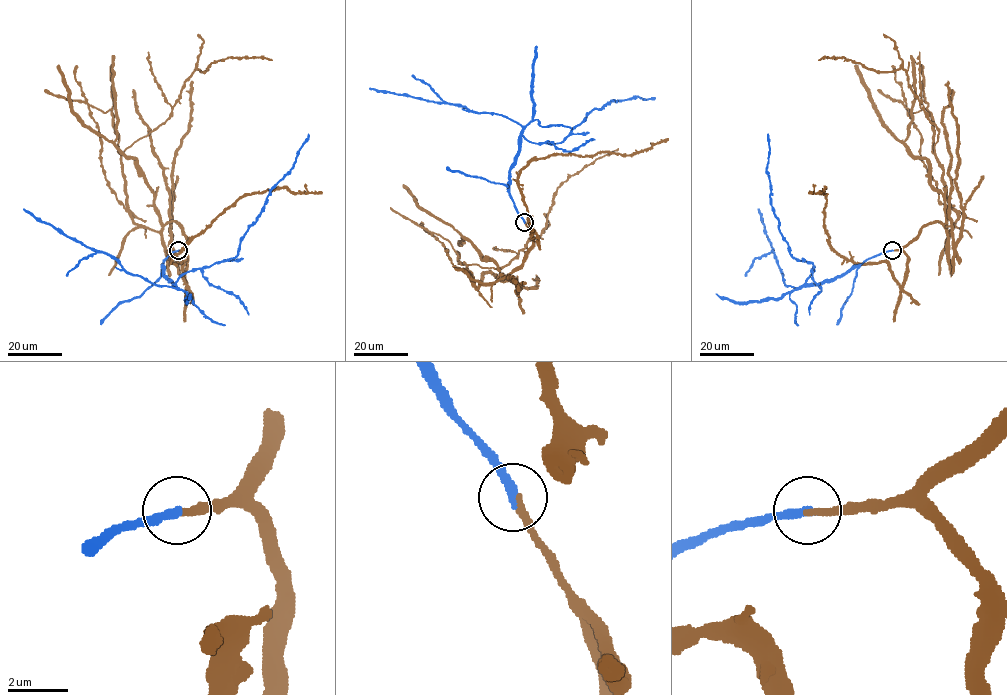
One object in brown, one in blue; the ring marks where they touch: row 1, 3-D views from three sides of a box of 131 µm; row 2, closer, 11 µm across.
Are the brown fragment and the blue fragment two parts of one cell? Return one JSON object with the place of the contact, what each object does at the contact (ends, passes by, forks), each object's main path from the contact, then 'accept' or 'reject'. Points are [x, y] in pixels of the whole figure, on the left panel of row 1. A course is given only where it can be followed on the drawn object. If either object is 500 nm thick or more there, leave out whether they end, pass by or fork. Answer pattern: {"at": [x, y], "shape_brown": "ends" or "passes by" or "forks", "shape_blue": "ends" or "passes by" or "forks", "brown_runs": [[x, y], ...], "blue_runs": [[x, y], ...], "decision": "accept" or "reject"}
{"at": [178, 250], "shape_brown": "ends", "shape_blue": "ends", "brown_runs": [[179, 250], [177, 223], [133, 221], [122, 153], [168, 118], [196, 68], [272, 60]], "blue_runs": [[178, 250], [163, 261], [163, 274], [175, 284], [189, 271], [233, 259], [269, 191], [292, 167], [308, 134]], "decision": "accept"}

